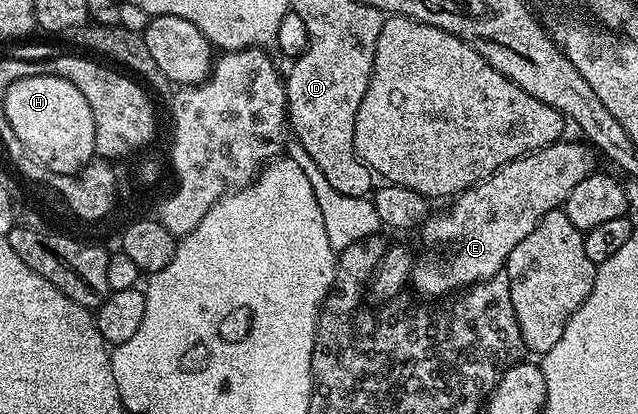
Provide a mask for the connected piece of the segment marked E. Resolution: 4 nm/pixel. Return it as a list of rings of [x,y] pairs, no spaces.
[[[559,139],[552,145],[535,149],[525,157],[509,161],[479,185],[457,194],[449,202],[450,209],[428,216],[420,226],[422,250],[416,253],[414,265],[410,269],[409,284],[412,289],[414,285],[415,291],[423,293],[426,297],[446,297],[449,293],[465,291],[470,286],[487,281],[489,277],[503,272],[508,255],[512,255],[512,247],[516,247],[516,243],[520,243],[520,239],[524,239],[524,235],[528,235],[532,227],[536,227],[536,223],[540,223],[540,219],[548,215],[548,211],[562,209],[568,195],[572,195],[572,187],[576,187],[576,183],[582,182],[586,176],[595,172],[595,154],[591,146],[581,140],[578,140],[579,142],[566,140]]]

